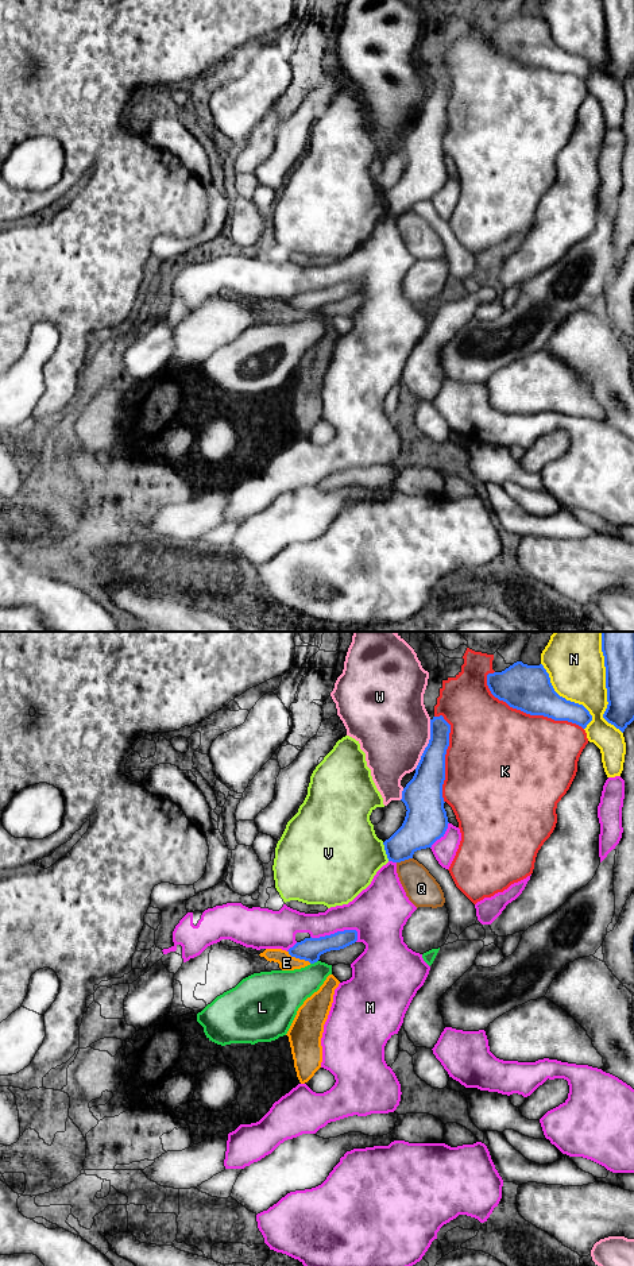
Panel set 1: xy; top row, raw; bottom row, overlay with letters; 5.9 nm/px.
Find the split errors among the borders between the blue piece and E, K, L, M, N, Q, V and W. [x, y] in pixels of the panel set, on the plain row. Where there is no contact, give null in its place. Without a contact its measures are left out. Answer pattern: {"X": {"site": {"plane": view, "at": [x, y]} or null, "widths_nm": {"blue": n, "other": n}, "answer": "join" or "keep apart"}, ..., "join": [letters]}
{"E": {"site": {"plane": "xy", "at": [298, 309]}, "widths_nm": {"blue": 140, "other": 100}, "answer": "keep apart"}, "K": {"site": {"plane": "xy", "at": [529, 65]}, "widths_nm": {"blue": 280, "other": 480}, "answer": "keep apart"}, "L": {"site": {"plane": "xy", "at": [313, 315]}, "widths_nm": {"blue": 140, "other": 260}, "answer": "keep apart"}, "M": {"site": {"plane": "xy", "at": [335, 285]}, "widths_nm": {"blue": 140, "other": 280}, "answer": "keep apart"}, "N": {"site": {"plane": "xy", "at": [607, 45]}, "widths_nm": {"blue": 180, "other": 320}, "answer": "keep apart"}, "Q": {"site": {"plane": "xy", "at": [404, 212]}, "widths_nm": {"blue": 240, "other": 200}, "answer": "keep apart"}, "V": {"site": {"plane": "xy", "at": [386, 204]}, "widths_nm": {"blue": 220, "other": 440}, "answer": "keep apart"}, "W": {"site": {"plane": "xy", "at": [428, 96]}, "widths_nm": {"blue": 190, "other": 440}, "answer": "keep apart"}, "join": []}

